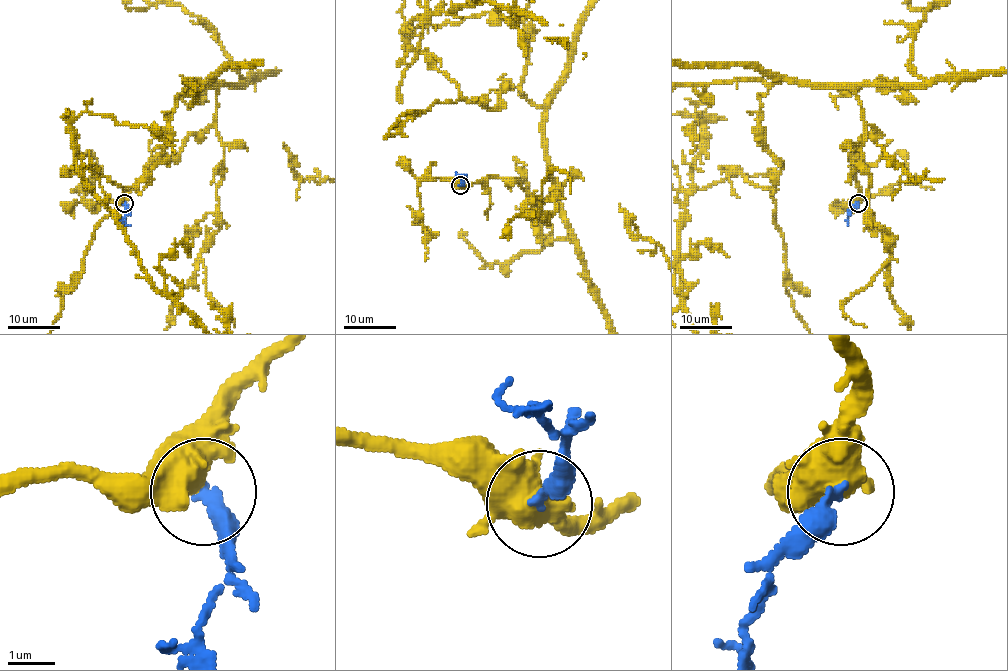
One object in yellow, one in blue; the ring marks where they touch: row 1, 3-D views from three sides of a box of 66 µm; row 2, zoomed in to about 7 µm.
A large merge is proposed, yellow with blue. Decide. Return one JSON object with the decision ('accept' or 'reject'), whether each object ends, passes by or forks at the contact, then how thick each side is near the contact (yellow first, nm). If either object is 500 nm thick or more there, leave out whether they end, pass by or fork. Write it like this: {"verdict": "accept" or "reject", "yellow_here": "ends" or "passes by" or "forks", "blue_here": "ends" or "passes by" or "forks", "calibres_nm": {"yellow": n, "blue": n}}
{"verdict": "reject", "calibres_nm": {"yellow": 550, "blue": 320}}

